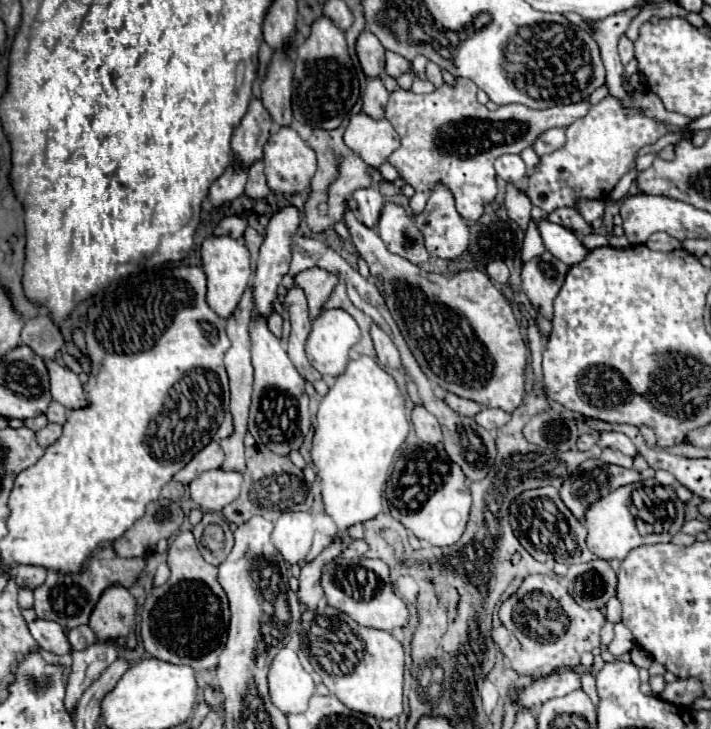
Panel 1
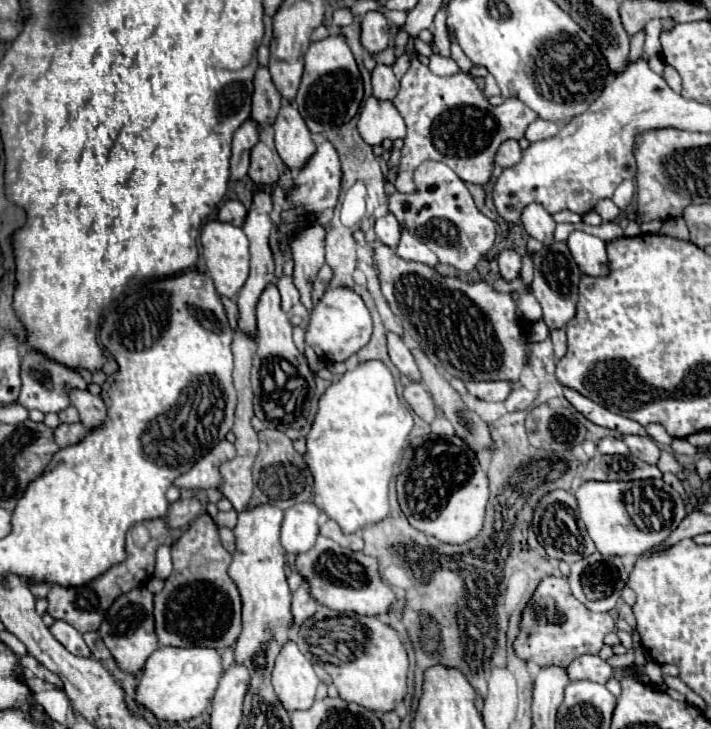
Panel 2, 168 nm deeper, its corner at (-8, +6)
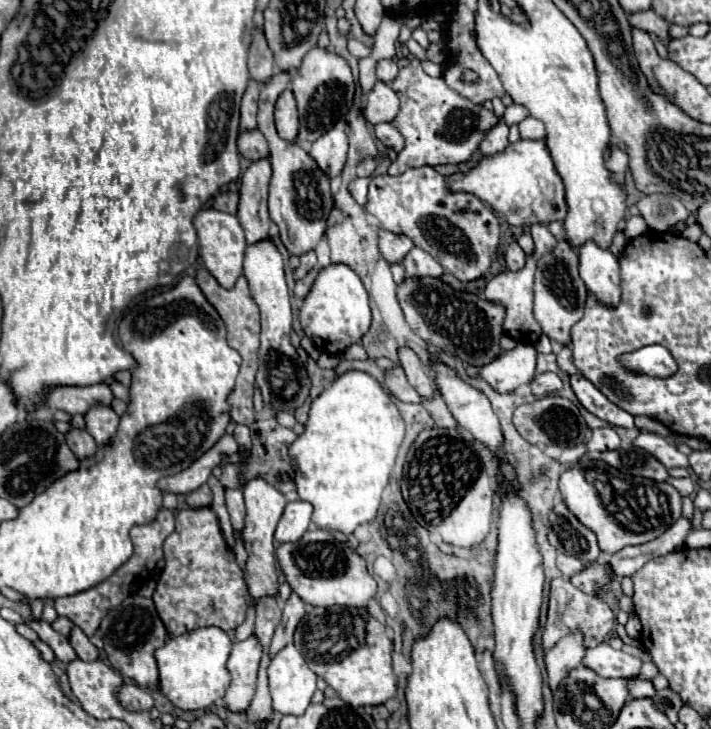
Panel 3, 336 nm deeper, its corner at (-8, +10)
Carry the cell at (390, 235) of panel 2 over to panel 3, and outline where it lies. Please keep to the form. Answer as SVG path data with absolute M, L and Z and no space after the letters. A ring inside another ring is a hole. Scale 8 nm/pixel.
M379 229L379 251L387 259L387 263L401 261L411 247L413 247L413 241L409 241L409 237L389 233L387 229Z

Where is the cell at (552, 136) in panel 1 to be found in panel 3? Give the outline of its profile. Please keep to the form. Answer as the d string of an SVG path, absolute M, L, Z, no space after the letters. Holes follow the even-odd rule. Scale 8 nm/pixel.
M529 115L519 123L519 133L521 133L521 139L543 139L545 125L543 125L543 121Z

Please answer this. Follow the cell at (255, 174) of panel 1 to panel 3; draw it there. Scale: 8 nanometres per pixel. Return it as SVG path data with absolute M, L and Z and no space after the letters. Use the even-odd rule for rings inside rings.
M257 129L255 131L247 131L247 133L239 133L237 147L239 147L239 153L249 161L261 161L261 159L269 157L267 141Z

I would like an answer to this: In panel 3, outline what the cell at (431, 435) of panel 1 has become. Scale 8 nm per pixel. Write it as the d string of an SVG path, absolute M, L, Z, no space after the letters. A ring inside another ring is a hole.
M395 365L391 371L385 371L385 383L387 383L387 389L401 401L405 403L421 403L421 397L419 393L409 385L403 369L399 365Z

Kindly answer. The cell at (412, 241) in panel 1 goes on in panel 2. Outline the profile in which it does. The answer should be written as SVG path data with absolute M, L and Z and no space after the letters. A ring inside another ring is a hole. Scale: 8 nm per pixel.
M403 229L403 235L401 235L401 245L397 245L395 253L405 259L405 261L415 261L415 263L425 263L429 267L435 267L439 261L437 261L437 255L421 241L417 241L407 229Z

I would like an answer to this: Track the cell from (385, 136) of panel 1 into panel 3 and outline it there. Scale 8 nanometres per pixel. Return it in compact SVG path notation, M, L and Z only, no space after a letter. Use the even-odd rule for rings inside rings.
M377 81L375 87L367 93L363 115L371 125L391 123L393 117L397 117L397 109L399 109L399 97L395 95L395 91L387 83Z

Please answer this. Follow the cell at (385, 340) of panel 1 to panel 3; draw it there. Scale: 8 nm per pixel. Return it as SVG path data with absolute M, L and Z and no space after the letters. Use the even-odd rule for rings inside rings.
M399 347L397 353L399 353L399 365L403 367L409 383L417 389L421 397L431 397L435 391L435 383L429 377L429 369L419 361L415 351L411 351L409 347Z

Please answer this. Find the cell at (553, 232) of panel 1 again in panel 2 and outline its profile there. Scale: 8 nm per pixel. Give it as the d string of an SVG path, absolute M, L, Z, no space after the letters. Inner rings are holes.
M573 231L567 239L567 245L583 275L591 275L591 277L609 275L605 241L601 241L595 235L587 235L583 231Z

